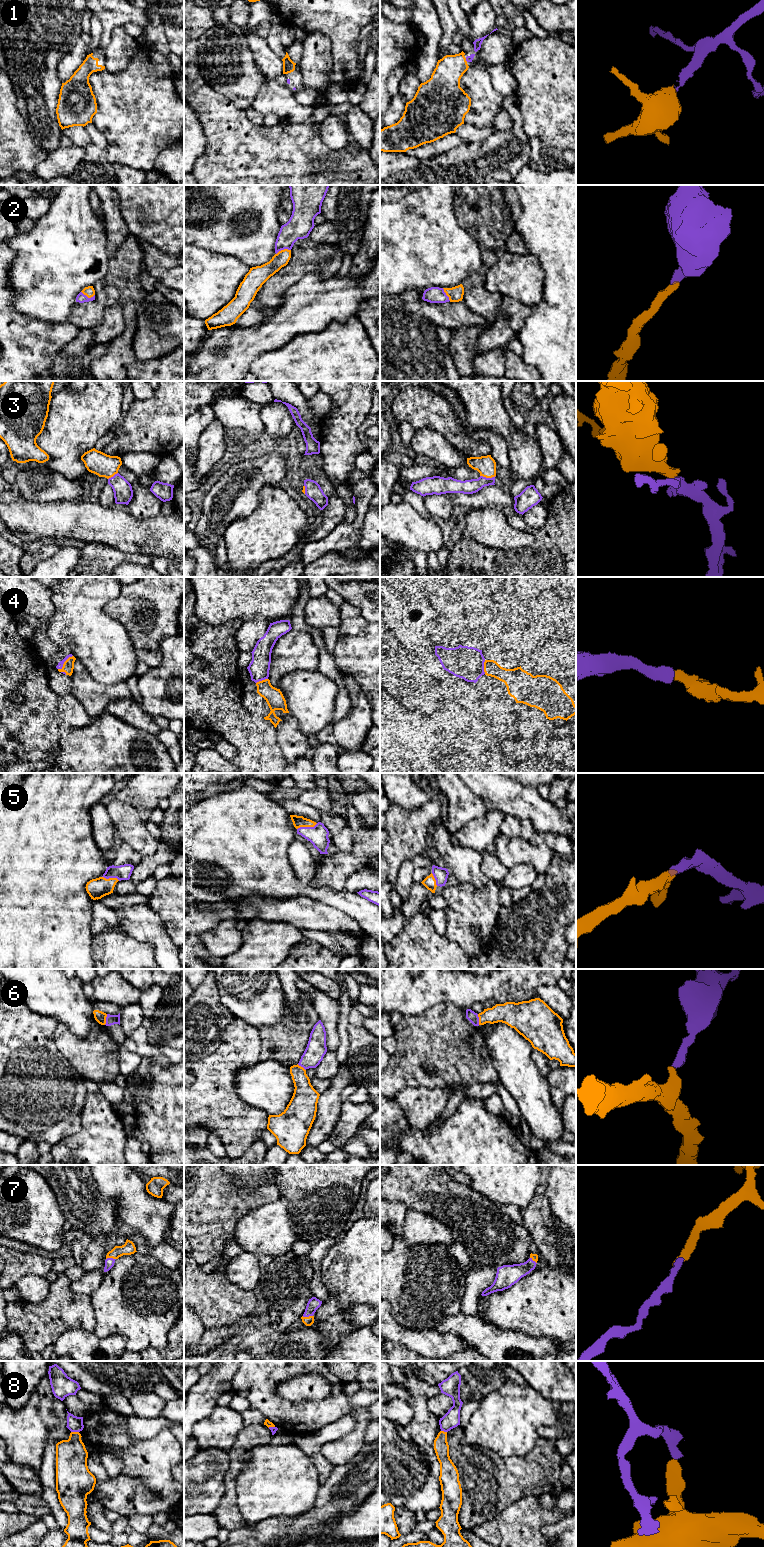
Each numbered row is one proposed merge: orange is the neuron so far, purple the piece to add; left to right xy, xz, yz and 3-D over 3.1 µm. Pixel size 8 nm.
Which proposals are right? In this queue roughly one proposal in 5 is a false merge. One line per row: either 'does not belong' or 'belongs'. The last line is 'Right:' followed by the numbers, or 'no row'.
1: belongs
2: belongs
3: belongs
4: belongs
5: belongs
6: belongs
7: belongs
8: does not belong
Right: 1, 2, 3, 4, 5, 6, 7

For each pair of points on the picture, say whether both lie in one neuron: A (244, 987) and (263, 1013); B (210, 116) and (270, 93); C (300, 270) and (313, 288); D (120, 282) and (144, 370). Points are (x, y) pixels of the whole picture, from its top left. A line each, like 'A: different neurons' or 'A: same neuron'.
A: same neuron
B: different neurons
C: different neurons
D: different neurons

